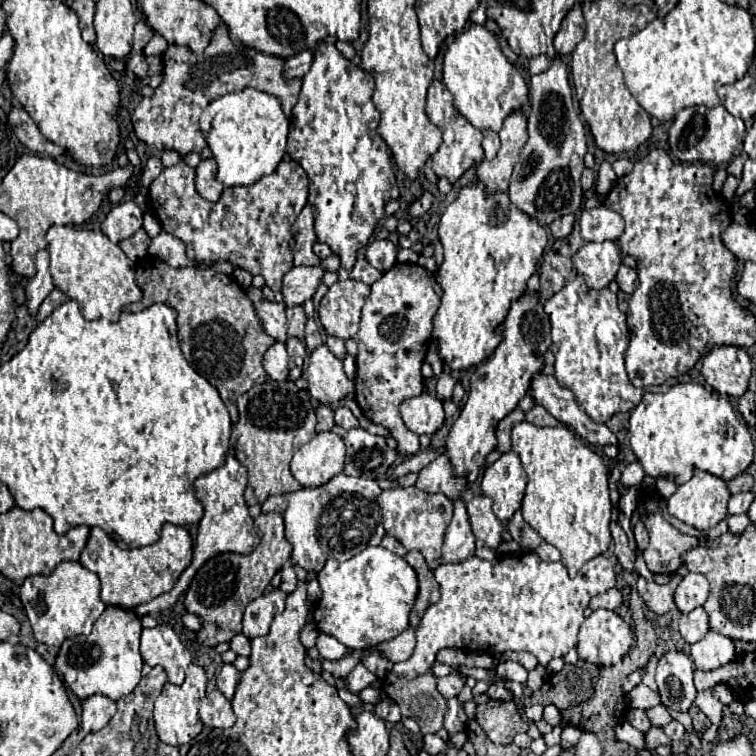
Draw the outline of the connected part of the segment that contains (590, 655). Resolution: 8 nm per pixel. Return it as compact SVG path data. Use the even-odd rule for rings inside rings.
M595 610L579 630L579 658L597 666L611 666L635 646L633 628L613 610Z

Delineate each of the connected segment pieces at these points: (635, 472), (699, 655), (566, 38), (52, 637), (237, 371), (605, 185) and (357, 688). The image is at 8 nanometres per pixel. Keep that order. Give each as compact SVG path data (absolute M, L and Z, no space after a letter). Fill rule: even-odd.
M638 461L630 463L621 472L621 483L625 487L640 485L644 478L644 470ZM639 478L641 481L639 482Z
M709 630L703 640L691 644L691 658L697 670L715 670L735 658L735 642Z
M575 4L561 22L561 30L555 34L555 50L557 54L565 56L575 50L575 46L583 40L585 34L585 20L581 14L581 6Z
M61 562L51 576L31 576L35 598L31 600L31 628L37 642L45 646L61 646L65 638L91 634L93 622L103 614L105 604L99 598L101 582L95 572L89 572L79 562Z
M145 258L137 264L135 280L145 299L150 298L150 304L163 302L177 310L177 336L183 356L191 368L219 390L231 412L231 422L235 424L235 400L239 394L251 390L253 384L265 382L267 374L263 370L263 354L275 344L275 338L263 330L253 302L231 276L215 272L213 268L173 268L159 258Z
M604 161L599 167L597 173L597 179L595 183L595 191L603 195L607 195L610 192L610 189L613 187L613 184L617 182L617 176L612 169L612 165Z
M363 664L355 666L355 670L351 670L351 674L347 676L347 690L353 692L353 694L359 694L363 688L371 686L371 682L375 680L377 676L371 674Z

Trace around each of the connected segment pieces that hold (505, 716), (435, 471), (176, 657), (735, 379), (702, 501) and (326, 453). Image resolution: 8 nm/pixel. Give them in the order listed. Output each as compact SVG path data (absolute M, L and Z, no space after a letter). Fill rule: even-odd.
M489 700L487 704L479 704L475 720L495 744L511 744L515 734L527 732L529 726L517 712L517 706L503 700Z
M443 454L419 472L415 486L421 488L423 492L429 492L429 494L441 492L447 498L455 500L455 498L461 498L461 494L467 490L467 478L455 476L449 458Z
M171 626L143 628L141 658L149 666L163 666L169 682L177 686L185 680L185 668L193 660Z
M719 346L703 358L701 374L705 382L725 398L745 394L753 366L749 354L739 346Z
M695 470L693 478L689 482L681 484L677 488L677 492L667 500L667 510L669 510L669 514L673 514L681 522L685 522L687 526L693 526L697 530L711 530L713 526L717 526L717 522L727 518L729 496L731 496L731 492L727 488L727 480L713 476L709 472L703 472L703 470Z
M333 432L315 434L291 460L291 474L303 488L319 488L343 472L343 438Z

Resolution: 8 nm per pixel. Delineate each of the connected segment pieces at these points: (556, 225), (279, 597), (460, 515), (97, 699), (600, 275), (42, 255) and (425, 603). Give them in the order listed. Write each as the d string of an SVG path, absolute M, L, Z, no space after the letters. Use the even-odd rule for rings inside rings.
M565 214L565 216L557 218L557 220L553 220L553 222L549 224L549 228L551 228L551 234L553 234L555 238L565 238L567 234L571 234L573 224L575 224L575 216L573 216L573 214Z
M271 590L251 600L243 612L243 634L247 638L265 636L273 618L283 612L285 598L287 594L283 594L283 590Z
M455 500L453 504L455 504L455 512L453 512L453 520L445 532L443 564L459 562L463 558L469 558L471 554L475 554L475 536L471 532L465 504L463 504L463 500Z
M95 694L83 700L83 714L81 714L81 728L83 732L97 732L107 726L107 722L117 712L115 702L107 696Z
M587 242L573 256L573 264L579 276L585 278L589 288L605 288L621 266L619 248L615 242Z
M39 250L37 252L37 274L33 278L29 278L27 282L27 288L25 288L25 294L27 294L27 306L29 306L29 312L35 316L37 308L41 306L41 302L45 300L45 296L55 288L53 286L53 280L51 280L51 274L49 274L49 252L47 250Z
M407 552L405 560L415 568L417 578L419 578L419 594L417 594L417 602L415 602L413 610L421 618L425 614L425 610L439 600L439 596L441 596L439 584L433 576L433 570L427 566L425 558L421 556L421 552Z

